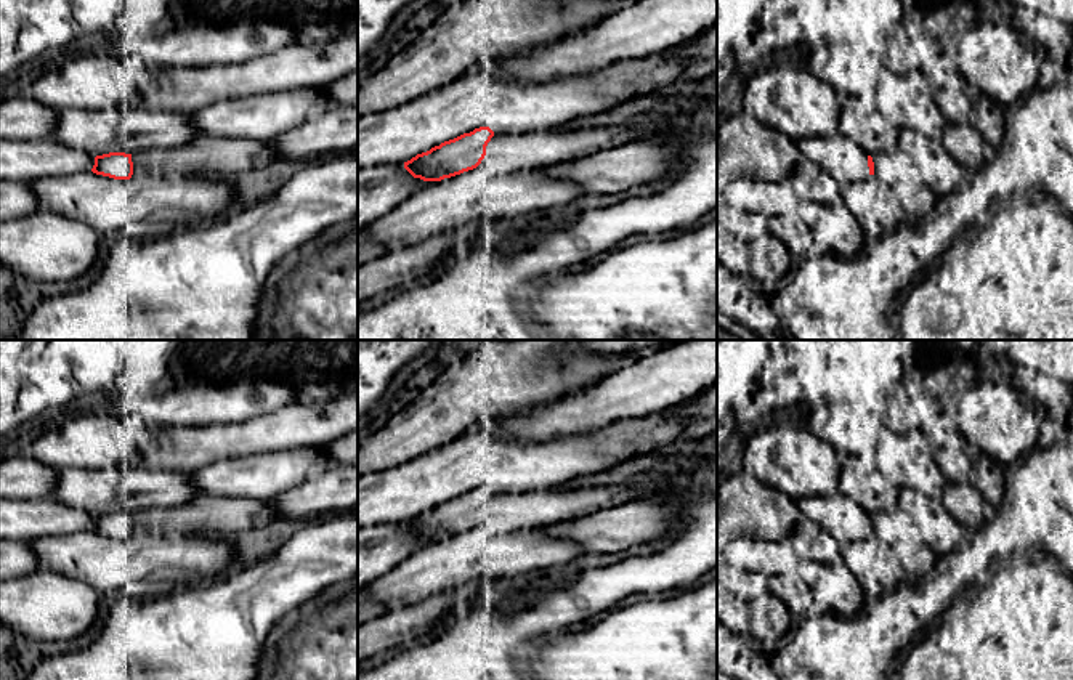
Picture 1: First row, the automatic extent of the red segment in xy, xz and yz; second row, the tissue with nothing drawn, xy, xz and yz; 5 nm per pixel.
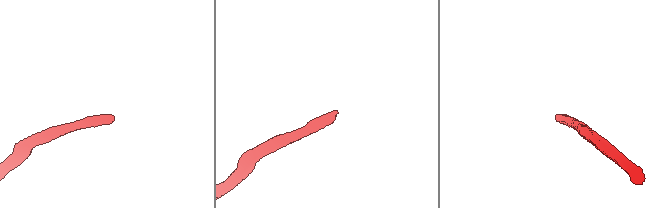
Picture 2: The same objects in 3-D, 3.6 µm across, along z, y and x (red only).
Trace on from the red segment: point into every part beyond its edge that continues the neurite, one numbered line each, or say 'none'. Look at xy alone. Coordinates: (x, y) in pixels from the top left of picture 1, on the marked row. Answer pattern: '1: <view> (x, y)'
1: xy (206, 156)

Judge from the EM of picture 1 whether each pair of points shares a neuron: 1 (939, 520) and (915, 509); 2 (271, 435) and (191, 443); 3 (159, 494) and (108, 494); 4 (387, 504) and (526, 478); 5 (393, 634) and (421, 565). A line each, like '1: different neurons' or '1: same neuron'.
1: same neuron
2: same neuron
3: same neuron
4: same neuron
5: different neurons

